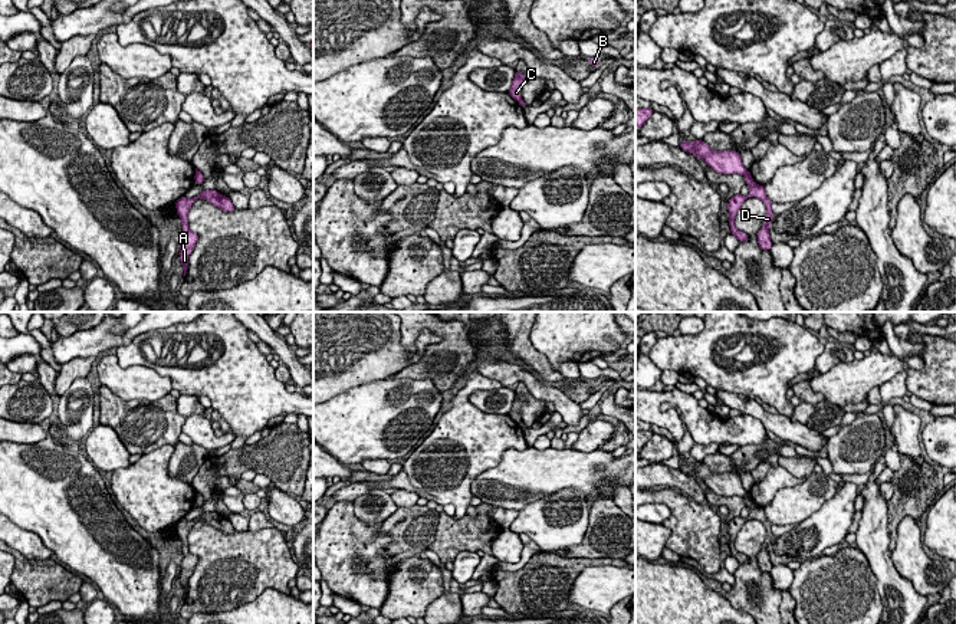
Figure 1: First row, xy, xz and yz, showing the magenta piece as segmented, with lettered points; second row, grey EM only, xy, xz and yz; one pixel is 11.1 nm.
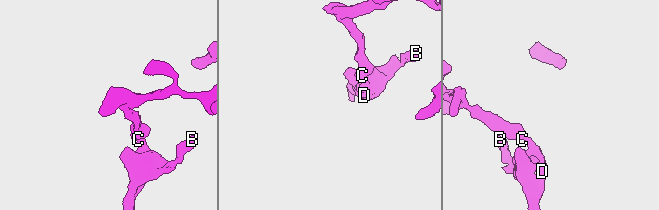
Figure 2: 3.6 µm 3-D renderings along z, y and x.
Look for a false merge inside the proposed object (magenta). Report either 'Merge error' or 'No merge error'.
Merge error

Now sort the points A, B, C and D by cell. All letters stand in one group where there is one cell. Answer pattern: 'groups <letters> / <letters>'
groups A B D / C

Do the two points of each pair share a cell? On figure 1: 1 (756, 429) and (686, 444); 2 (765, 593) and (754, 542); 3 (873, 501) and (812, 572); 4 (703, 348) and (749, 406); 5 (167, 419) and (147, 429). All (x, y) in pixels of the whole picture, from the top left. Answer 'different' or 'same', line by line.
1: different
2: same
3: different
4: different
5: same

